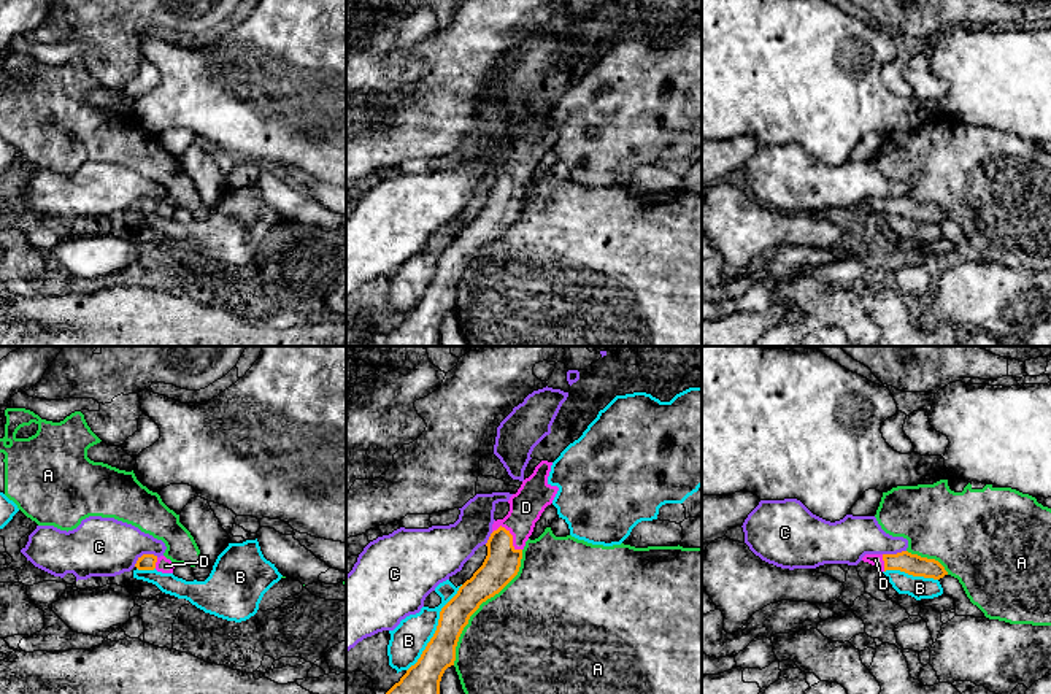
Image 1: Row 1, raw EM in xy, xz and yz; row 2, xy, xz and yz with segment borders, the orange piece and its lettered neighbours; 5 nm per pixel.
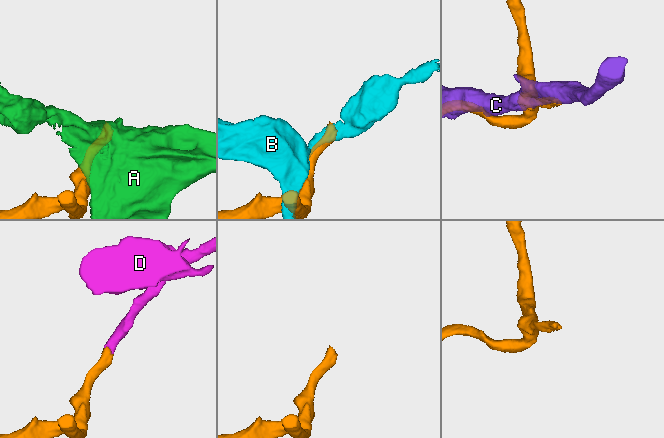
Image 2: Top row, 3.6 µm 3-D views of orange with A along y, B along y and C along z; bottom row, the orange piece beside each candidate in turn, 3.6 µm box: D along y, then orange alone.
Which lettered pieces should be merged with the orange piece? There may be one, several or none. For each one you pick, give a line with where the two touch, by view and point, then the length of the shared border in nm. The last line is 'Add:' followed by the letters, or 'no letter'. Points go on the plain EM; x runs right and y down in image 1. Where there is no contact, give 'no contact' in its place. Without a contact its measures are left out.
D: meets orange in xz at (512, 180); contact 180 nm long
Add: D

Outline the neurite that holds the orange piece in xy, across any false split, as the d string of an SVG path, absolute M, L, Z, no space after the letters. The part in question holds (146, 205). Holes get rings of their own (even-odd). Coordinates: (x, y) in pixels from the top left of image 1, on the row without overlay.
M143 199L141 202L138 202L135 211L138 214L157 214L162 218L173 218L175 213L175 206L171 206L170 203L167 203L165 200L154 200L154 199Z

